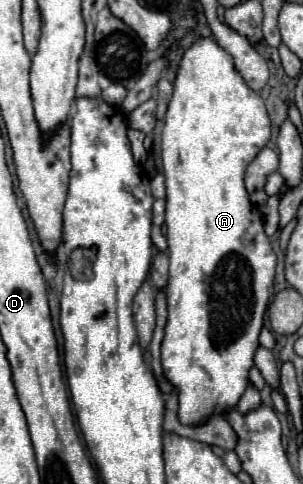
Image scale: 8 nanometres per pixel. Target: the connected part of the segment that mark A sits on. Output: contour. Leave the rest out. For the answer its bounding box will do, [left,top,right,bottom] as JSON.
[162,37,276,425]

